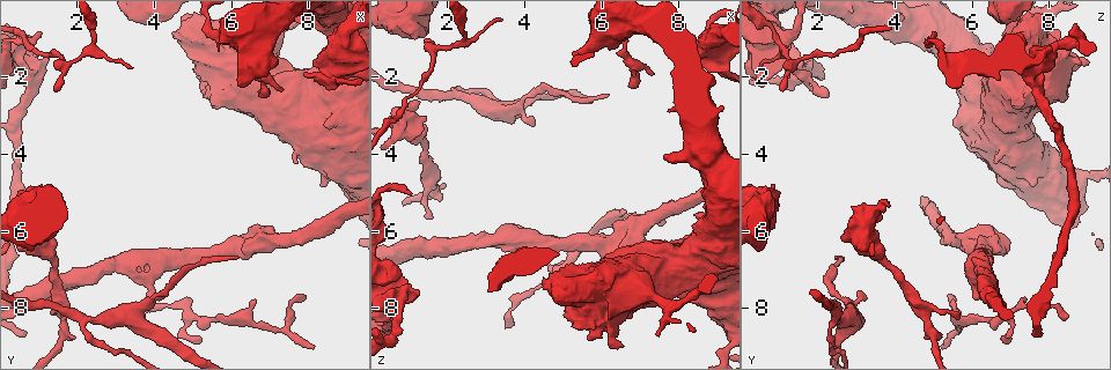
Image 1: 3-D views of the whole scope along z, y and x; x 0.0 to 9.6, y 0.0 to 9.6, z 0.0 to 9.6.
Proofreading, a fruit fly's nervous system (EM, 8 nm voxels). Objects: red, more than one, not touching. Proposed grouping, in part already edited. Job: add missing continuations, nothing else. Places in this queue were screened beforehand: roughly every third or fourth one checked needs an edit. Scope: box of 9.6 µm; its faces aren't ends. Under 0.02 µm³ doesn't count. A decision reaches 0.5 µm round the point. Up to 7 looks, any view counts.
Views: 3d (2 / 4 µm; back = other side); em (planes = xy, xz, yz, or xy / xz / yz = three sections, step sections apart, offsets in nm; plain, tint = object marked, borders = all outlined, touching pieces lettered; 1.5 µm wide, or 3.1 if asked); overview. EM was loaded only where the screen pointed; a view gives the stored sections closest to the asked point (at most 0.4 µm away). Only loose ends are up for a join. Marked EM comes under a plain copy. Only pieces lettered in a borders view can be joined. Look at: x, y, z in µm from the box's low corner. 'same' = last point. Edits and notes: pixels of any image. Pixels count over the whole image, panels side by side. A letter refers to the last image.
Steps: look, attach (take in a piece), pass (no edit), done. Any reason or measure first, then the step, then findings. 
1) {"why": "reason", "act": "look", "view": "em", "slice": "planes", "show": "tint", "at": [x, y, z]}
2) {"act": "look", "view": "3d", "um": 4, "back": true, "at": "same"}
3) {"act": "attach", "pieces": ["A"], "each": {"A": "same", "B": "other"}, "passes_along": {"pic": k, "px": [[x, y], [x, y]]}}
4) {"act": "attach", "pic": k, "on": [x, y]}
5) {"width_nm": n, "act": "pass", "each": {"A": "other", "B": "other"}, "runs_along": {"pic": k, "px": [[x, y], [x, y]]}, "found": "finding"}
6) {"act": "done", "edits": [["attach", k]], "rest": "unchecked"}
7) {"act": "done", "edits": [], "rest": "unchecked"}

{"why": "free end", "act": "look", "view": "3d", "um": 2, "at": [8.20, 8.95, 5.25]}

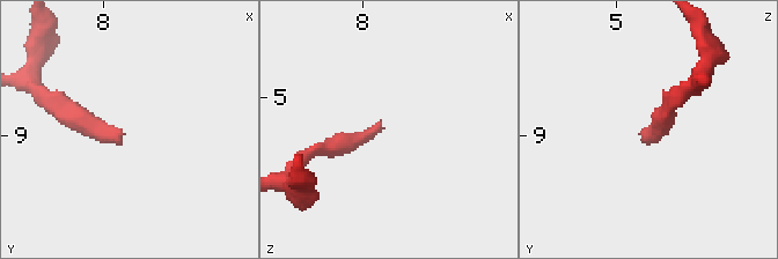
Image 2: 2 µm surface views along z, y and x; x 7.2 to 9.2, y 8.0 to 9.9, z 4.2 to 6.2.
{"act": "look", "view": "em", "slice": "xz", "step": 4, "show": "borders", "at": [8.14, 8.96, 5.20]}

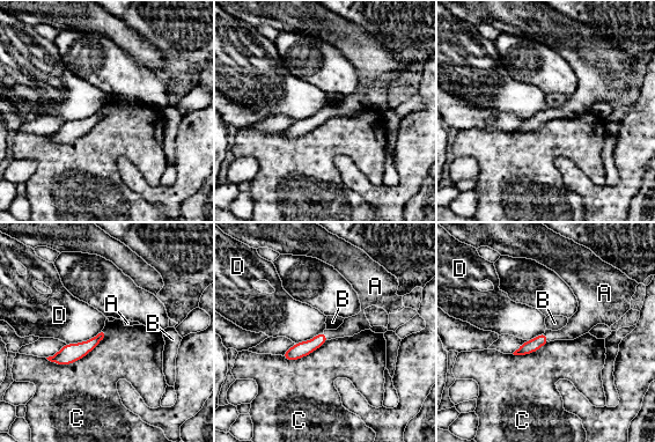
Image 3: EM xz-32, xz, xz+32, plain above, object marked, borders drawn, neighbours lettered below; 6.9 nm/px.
{"width_nm": 80, "act": "attach", "pieces": ["A"], "each": {"A": "same", "B": "other", "C": "other", "D": "other"}, "found": "it goes on there"}

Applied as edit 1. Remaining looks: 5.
{"why": "free end", "act": "look", "view": "3d", "um": 2, "at": [3.70, 8.40, 8.35]}

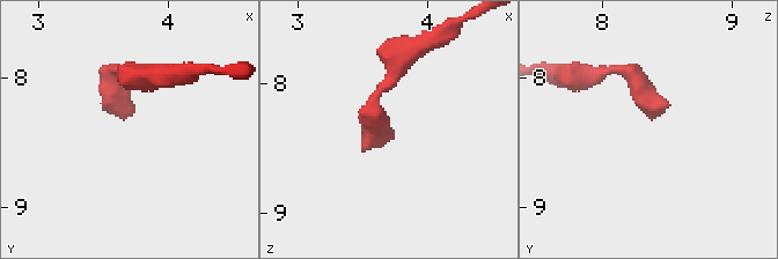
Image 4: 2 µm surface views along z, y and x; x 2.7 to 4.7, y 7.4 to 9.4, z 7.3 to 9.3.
{"why": "shape alone is not enough", "act": "look", "view": "em", "slice": "planes", "show": "borders", "at": [3.66, 8.34, 8.38]}

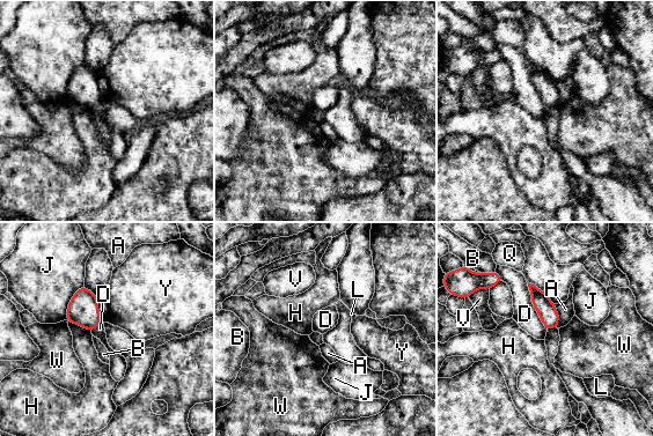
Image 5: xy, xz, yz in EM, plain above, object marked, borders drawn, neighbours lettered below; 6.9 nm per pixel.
{"act": "pass", "each": {"A": "other", "B": "other", "D": "other", "H": "other", "J": "other", "L": "other", "Q": "other", "V": "other", "W": "other", "Y": "other"}, "border": {"pic": 5, "px": [[556, 327], [548, 330]]}, "found": "no lettered piece goes on from it"}

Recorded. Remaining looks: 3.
{"why": "branch stops here", "act": "look", "view": "em", "slice": "xz", "step": 8, "show": "borders", "at": [0.70, 8.60, 7.70]}

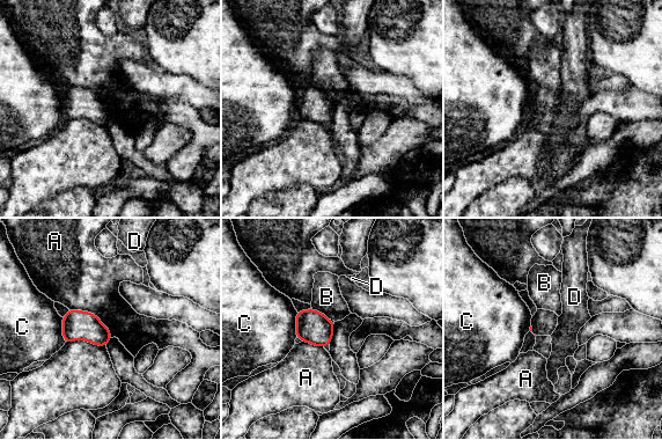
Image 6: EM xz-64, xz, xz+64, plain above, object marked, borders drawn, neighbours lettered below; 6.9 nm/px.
{"longest_contact_nm": ["A", 360], "act": "pass", "each": {"A": "other", "B": "other", "C": "other", "D": "other"}, "found": "none of them fits"}

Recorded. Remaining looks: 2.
{"act": "done", "edits": [["attach", 3]], "rest": "unchecked"}

